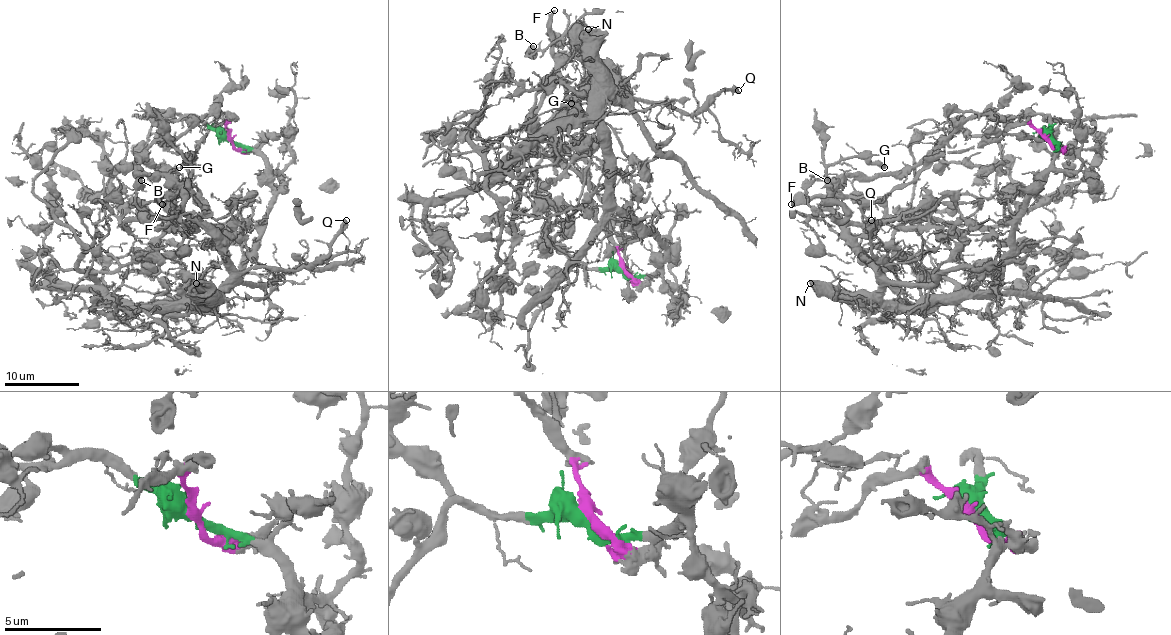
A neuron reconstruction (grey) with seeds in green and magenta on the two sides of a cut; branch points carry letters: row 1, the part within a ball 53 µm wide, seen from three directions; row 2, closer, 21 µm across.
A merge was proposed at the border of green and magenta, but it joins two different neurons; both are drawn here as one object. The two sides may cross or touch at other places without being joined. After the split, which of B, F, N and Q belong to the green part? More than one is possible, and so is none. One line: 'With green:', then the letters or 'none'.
With green: B, N, Q

